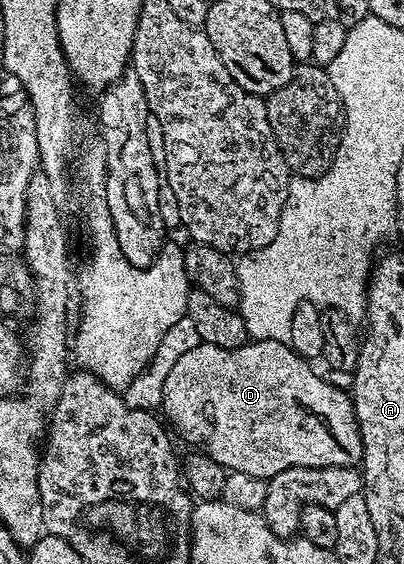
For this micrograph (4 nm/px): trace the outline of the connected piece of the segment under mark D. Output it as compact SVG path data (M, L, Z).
M253 340L240 344L237 348L220 348L210 344L198 344L193 350L183 353L177 362L171 367L166 380L162 384L162 398L160 411L165 411L164 419L171 425L172 431L182 436L187 443L193 444L194 449L200 450L206 456L210 456L215 462L219 462L230 472L242 472L251 474L255 478L268 482L275 474L279 474L288 468L322 468L323 466L347 466L352 468L360 465L363 454L363 444L357 426L357 419L353 410L353 397L348 391L336 388L328 384L319 373L313 372L314 366L308 359L298 356L288 343L279 340Z

